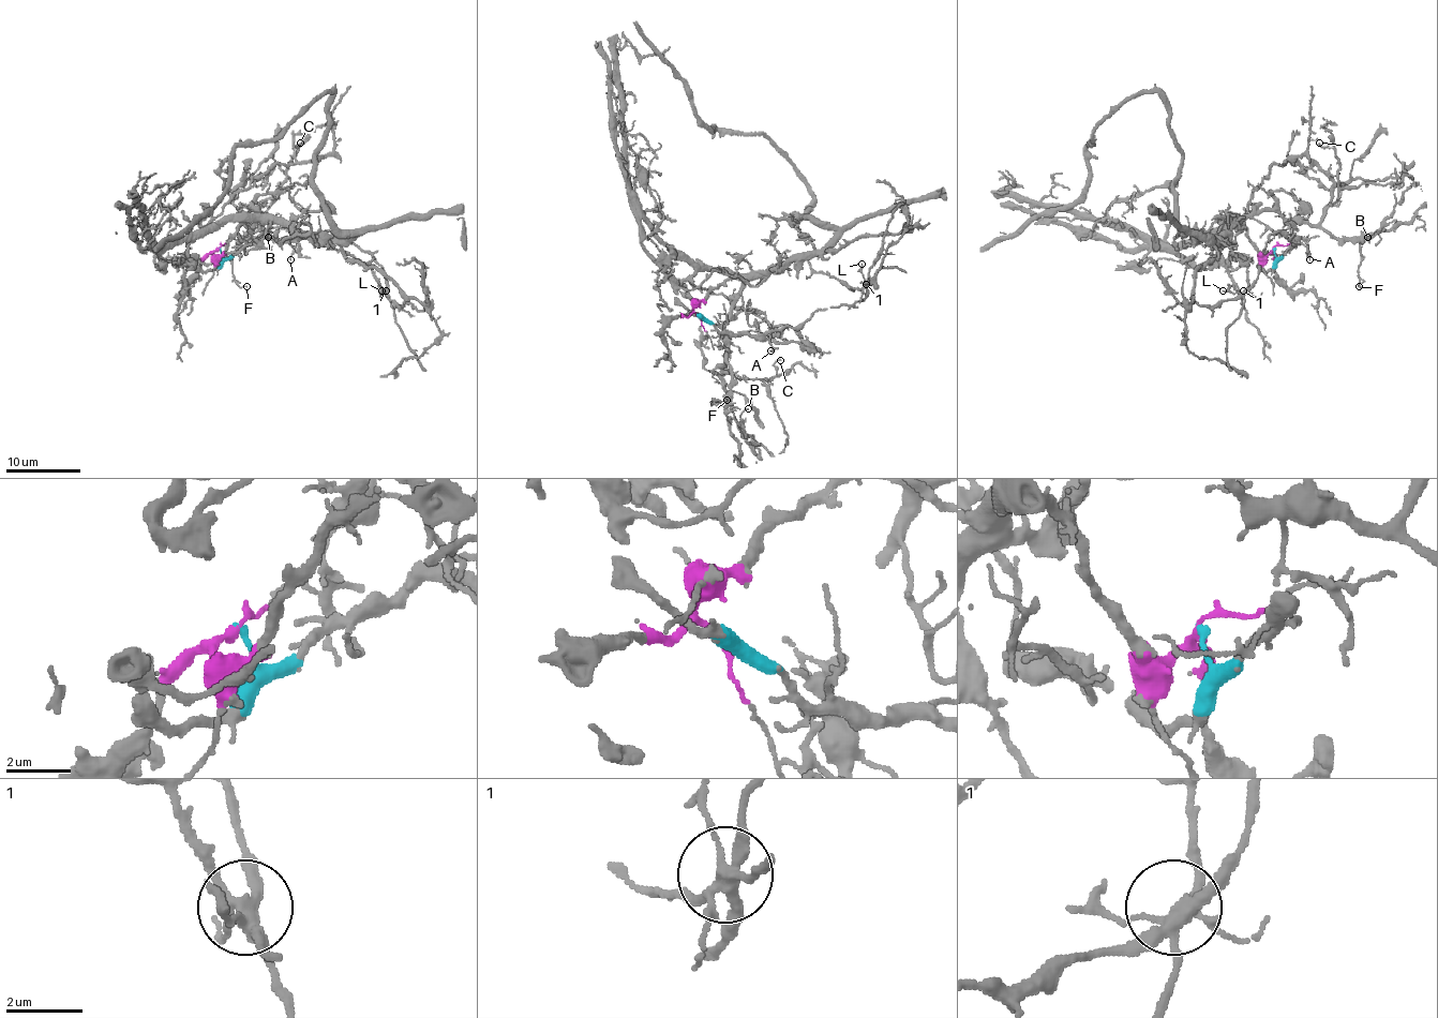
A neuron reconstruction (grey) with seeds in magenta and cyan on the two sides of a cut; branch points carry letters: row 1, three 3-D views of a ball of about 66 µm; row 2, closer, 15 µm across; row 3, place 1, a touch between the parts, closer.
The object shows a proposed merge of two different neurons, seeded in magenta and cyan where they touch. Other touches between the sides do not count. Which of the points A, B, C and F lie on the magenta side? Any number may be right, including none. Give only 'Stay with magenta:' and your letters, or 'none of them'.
Stay with magenta: B, C, F

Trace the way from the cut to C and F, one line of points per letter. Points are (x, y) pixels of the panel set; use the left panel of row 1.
C: (218, 249), (240, 236), (238, 226), (242, 223), (245, 224), (242, 208), (274, 198), (295, 148), (300, 143)
F: (218, 249), (240, 236), (238, 226), (245, 224), (252, 238), (238, 245), (233, 256), (233, 279), (245, 286)

